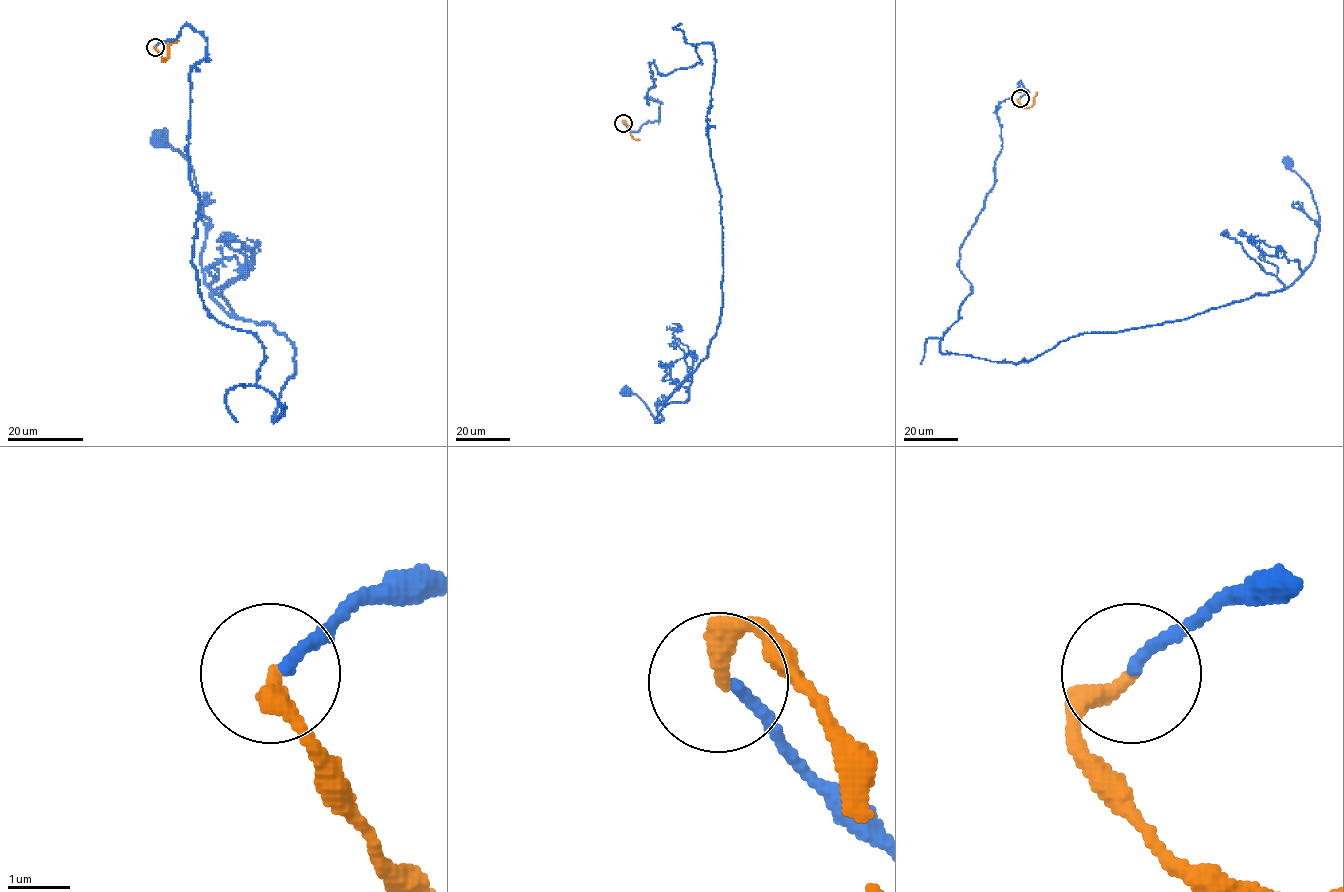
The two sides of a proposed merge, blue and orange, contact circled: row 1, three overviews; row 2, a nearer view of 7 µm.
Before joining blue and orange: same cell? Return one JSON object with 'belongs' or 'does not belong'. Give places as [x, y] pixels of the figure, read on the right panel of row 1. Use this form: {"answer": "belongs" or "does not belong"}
{"answer": "belongs"}

